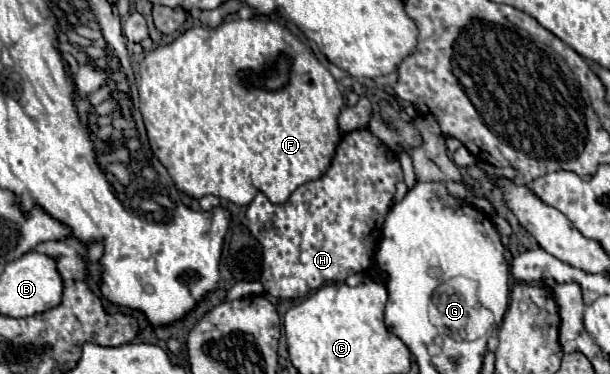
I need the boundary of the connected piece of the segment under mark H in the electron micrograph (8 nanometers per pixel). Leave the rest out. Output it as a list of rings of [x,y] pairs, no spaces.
[[[368,129],[344,133],[330,169],[322,179],[300,185],[284,205],[272,205],[266,195],[258,193],[246,209],[248,229],[262,245],[262,285],[272,297],[302,299],[326,283],[342,283],[352,273],[366,271],[380,243],[384,219],[394,205],[396,183],[402,181],[402,167],[396,155]]]

